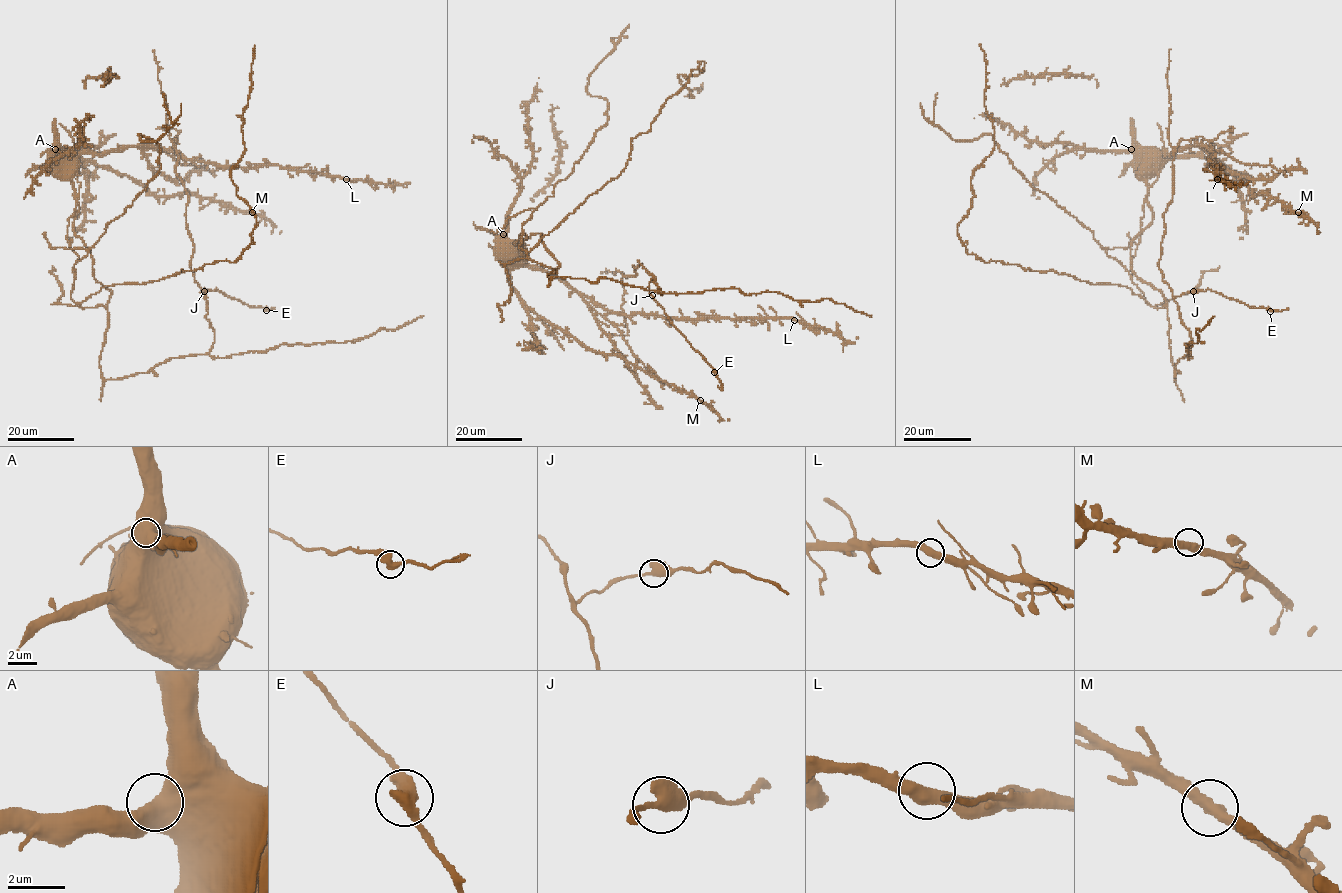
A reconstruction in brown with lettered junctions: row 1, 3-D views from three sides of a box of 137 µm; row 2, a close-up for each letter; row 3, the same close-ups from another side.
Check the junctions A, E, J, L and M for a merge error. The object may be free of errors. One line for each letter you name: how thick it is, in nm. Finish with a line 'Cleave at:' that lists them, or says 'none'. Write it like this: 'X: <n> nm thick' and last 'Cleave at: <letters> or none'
E: 500 nm thick
Cleave at: E

